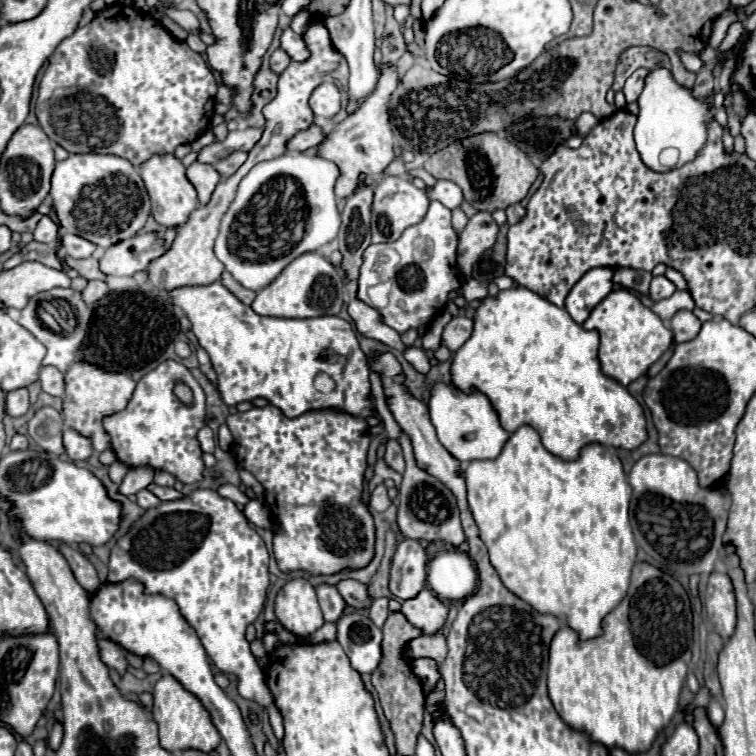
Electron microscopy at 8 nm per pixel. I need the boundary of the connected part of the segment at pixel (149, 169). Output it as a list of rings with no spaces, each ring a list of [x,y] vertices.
[[[174,154],[152,156],[146,164],[140,166],[140,176],[142,176],[148,196],[152,200],[152,216],[160,226],[166,226],[166,228],[182,226],[188,220],[188,216],[192,214],[192,210],[198,206],[196,190],[190,184],[190,180],[186,180],[184,172],[186,172],[186,168],[182,166],[182,162],[178,158],[174,158]]]

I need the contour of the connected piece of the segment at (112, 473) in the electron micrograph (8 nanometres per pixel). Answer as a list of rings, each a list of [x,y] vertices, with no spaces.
[[[114,462],[114,464],[108,468],[108,476],[110,476],[110,480],[112,480],[114,484],[120,484],[122,478],[124,478],[124,474],[126,474],[128,470],[130,470],[130,468],[128,468],[126,464],[122,464],[122,462]]]

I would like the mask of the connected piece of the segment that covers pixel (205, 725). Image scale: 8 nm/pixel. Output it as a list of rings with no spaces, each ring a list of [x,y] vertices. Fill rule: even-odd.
[[[164,674],[156,686],[154,686],[154,720],[160,726],[160,744],[170,750],[170,752],[178,752],[184,748],[198,748],[202,752],[210,752],[218,746],[220,742],[220,734],[216,730],[216,726],[212,724],[210,712],[202,706],[202,702],[188,690],[184,690],[184,686],[170,674]]]

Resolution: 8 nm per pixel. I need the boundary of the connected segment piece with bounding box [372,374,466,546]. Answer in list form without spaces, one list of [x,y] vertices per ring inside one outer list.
[[[372,374],[372,396],[374,396],[374,402],[376,402],[376,410],[378,414],[382,416],[384,420],[384,428],[386,428],[386,434],[388,436],[396,436],[402,450],[404,450],[404,460],[406,460],[406,472],[404,472],[404,480],[402,480],[402,486],[398,490],[398,498],[400,498],[400,508],[398,508],[398,526],[400,526],[400,532],[404,536],[410,536],[410,538],[416,538],[416,540],[444,540],[444,542],[450,542],[452,546],[460,546],[462,542],[466,542],[466,536],[464,536],[464,530],[462,530],[462,524],[460,524],[460,510],[458,510],[458,504],[456,504],[456,496],[432,474],[424,472],[422,468],[416,466],[416,460],[414,460],[414,454],[412,454],[412,444],[408,442],[408,436],[402,434],[400,426],[396,424],[392,412],[388,410],[386,406],[386,396],[382,394],[382,382],[380,378],[376,378]]]

